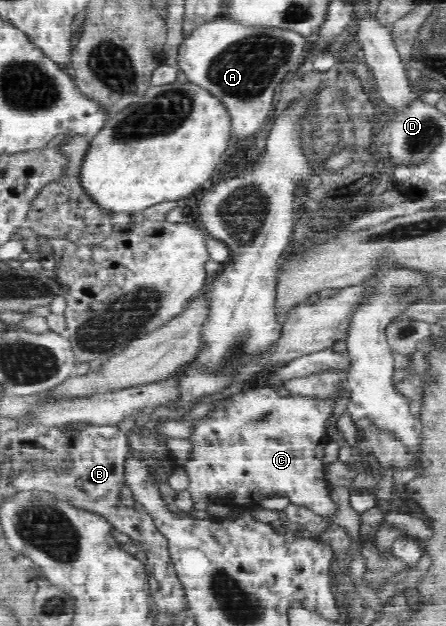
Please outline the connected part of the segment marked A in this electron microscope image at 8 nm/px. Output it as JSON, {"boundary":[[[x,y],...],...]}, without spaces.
{"boundary":[[[218,16],[192,31],[178,49],[178,70],[189,82],[214,95],[231,117],[237,144],[244,144],[268,118],[274,90],[288,72],[297,72],[309,44],[301,34],[284,27],[252,25]]]}

